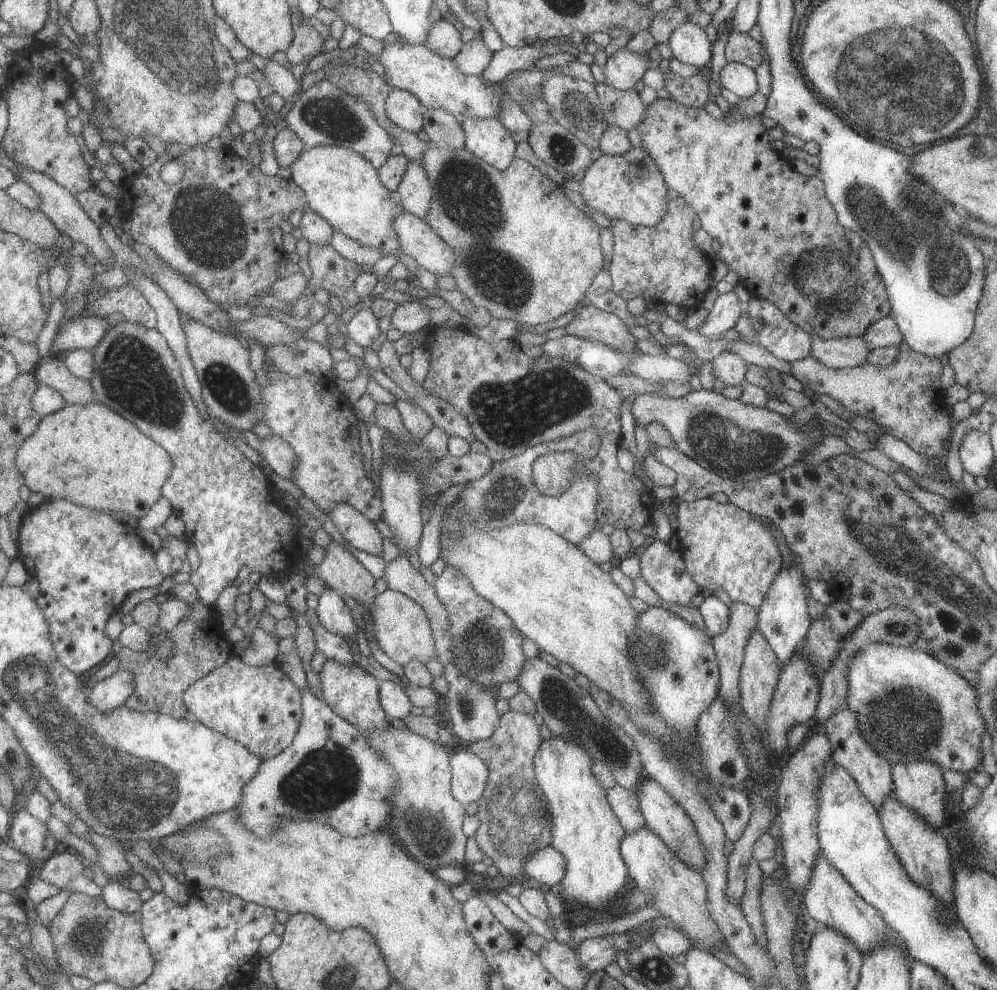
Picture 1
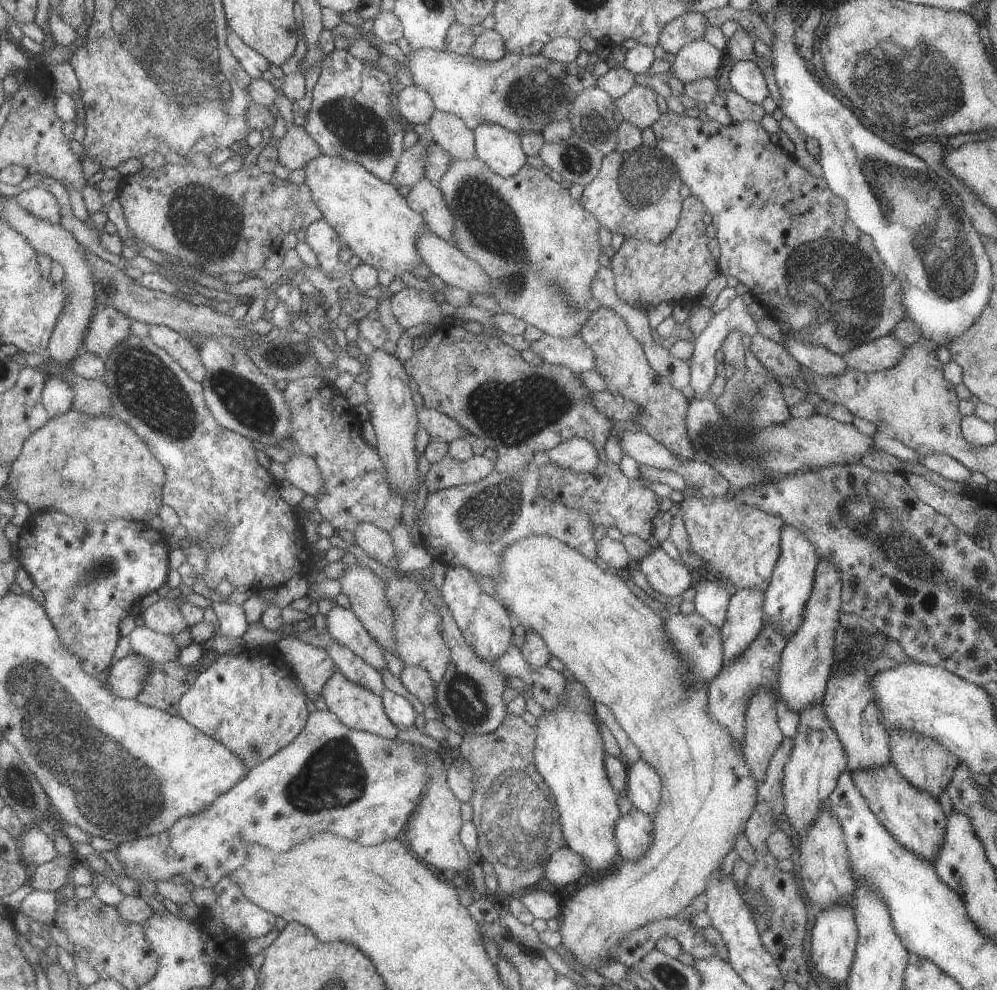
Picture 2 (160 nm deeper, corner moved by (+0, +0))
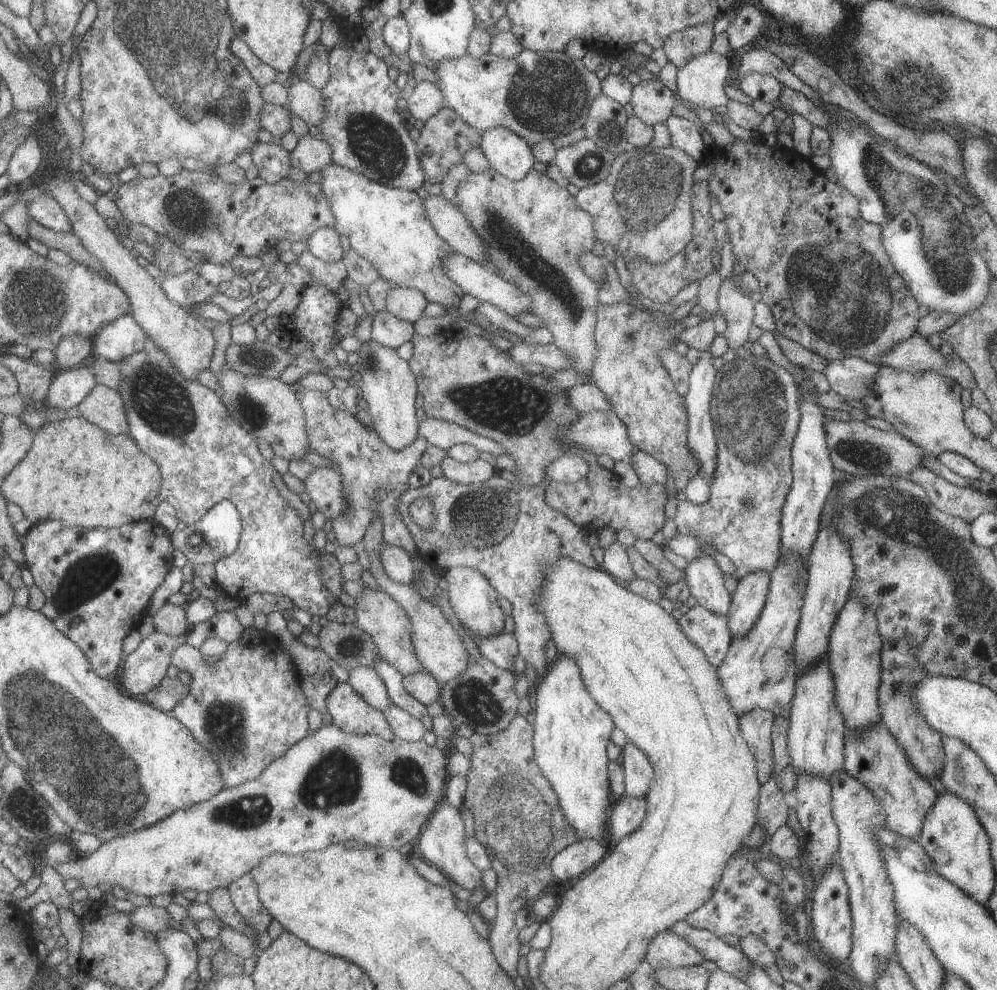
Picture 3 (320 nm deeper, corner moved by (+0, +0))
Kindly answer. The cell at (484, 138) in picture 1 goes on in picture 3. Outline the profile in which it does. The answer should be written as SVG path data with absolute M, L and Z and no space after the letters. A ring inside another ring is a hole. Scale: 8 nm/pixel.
M496 127L482 134L481 149L492 169L513 181L522 180L534 166L531 145L506 127Z

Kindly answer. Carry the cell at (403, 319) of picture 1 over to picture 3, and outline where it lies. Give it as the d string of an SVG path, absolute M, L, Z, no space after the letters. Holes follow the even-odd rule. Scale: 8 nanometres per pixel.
M396 286L390 287L387 292L385 310L402 320L414 323L423 316L428 303L418 289Z

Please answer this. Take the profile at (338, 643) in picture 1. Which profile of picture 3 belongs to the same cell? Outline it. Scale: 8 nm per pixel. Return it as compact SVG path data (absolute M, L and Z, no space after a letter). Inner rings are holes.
M356 667L349 671L352 688L375 709L385 713L391 706L391 698L380 675L372 667Z

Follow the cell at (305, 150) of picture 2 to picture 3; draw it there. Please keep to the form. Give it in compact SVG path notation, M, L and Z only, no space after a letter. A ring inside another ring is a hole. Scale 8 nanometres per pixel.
M309 134L304 135L291 152L291 166L310 175L312 172L320 172L332 163L331 154L331 146L326 141Z

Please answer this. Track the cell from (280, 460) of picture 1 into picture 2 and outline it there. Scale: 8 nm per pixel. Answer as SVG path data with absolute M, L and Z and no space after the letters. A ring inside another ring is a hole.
M302 452L292 454L285 463L286 479L305 494L318 498L323 491L325 478L317 462Z

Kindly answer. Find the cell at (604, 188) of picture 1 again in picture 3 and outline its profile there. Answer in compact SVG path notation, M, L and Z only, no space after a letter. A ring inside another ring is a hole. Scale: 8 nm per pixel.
M652 144L644 148L633 148L620 153L611 166L610 174L597 185L582 188L575 199L594 219L595 237L600 243L612 244L616 254L622 256L626 264L636 257L644 258L652 264L668 262L683 251L693 237L692 193L694 170L699 166L690 154L672 144L658 148Z

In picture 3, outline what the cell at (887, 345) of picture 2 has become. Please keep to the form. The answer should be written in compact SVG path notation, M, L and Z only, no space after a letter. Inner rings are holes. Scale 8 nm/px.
M916 333L905 341L893 346L881 359L882 365L917 373L935 371L955 380L963 389L974 390L976 379L969 366L956 354L946 356L940 349L933 348L922 333Z

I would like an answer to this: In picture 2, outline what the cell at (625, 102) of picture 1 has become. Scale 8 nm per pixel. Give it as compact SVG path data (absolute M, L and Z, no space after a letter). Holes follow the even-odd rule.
M635 84L630 92L614 99L614 104L622 113L624 121L643 129L652 126L660 118L656 94L652 87Z

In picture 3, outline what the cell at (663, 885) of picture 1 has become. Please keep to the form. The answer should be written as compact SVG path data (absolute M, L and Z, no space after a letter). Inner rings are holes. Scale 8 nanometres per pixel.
M624 795L614 800L608 821L610 821L610 834L614 842L622 840L640 828L645 817L648 805L645 797Z

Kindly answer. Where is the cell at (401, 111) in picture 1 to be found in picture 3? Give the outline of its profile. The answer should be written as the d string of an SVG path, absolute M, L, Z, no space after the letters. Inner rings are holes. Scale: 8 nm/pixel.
M421 81L405 92L408 110L416 119L426 122L446 106L443 92L432 81Z

